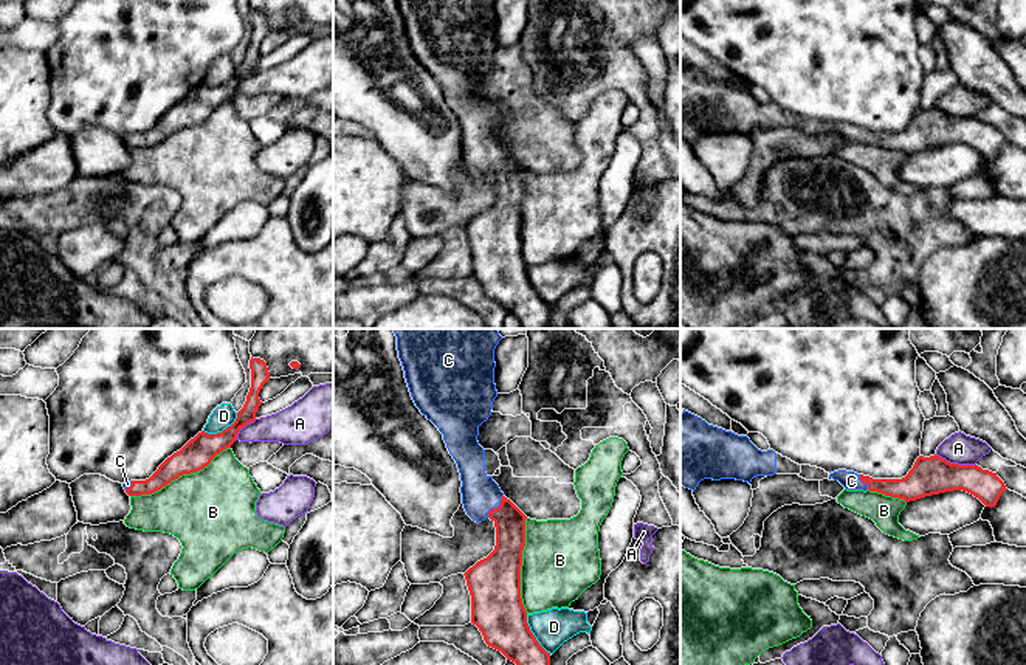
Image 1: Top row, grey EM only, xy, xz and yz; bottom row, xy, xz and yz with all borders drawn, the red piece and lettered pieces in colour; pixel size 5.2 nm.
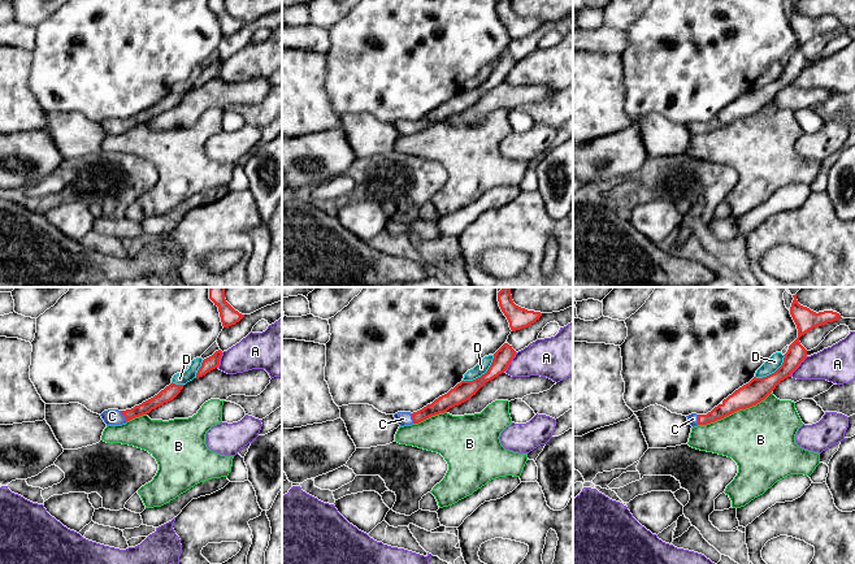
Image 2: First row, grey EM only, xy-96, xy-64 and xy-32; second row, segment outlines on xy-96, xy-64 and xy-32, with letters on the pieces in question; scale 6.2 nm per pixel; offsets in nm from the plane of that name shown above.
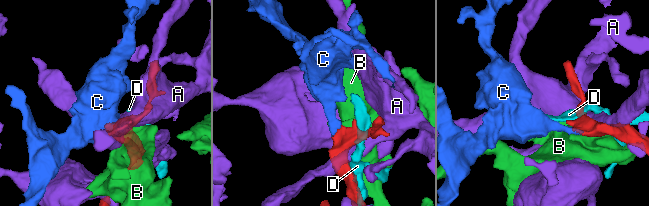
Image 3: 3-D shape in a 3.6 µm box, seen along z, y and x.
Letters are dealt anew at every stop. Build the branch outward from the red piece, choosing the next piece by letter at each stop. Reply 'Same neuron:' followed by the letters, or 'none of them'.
Same neuron: C

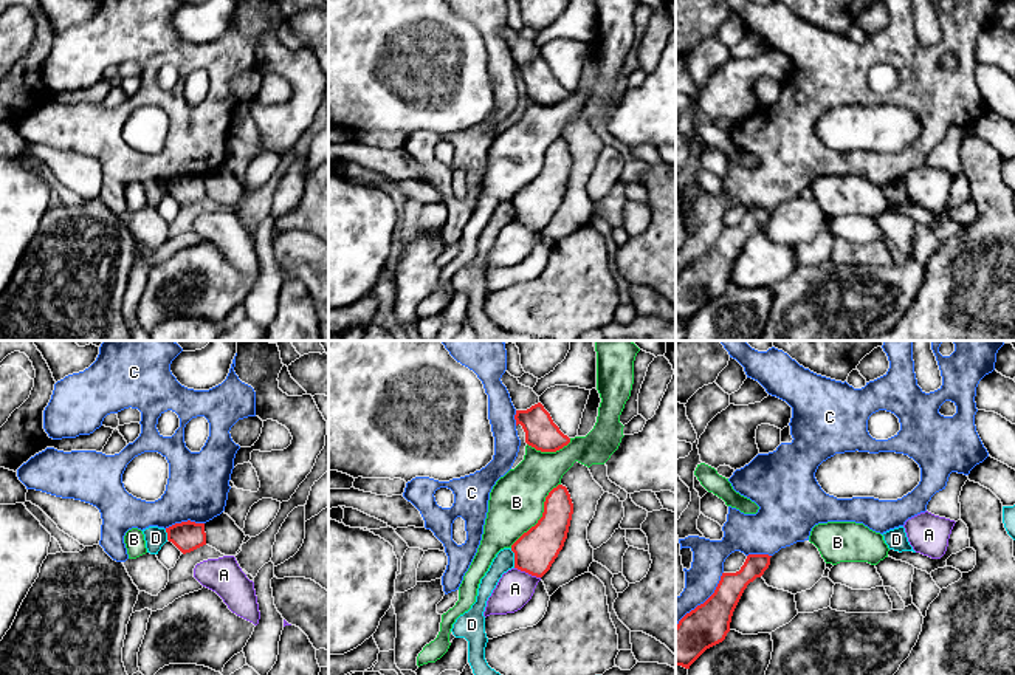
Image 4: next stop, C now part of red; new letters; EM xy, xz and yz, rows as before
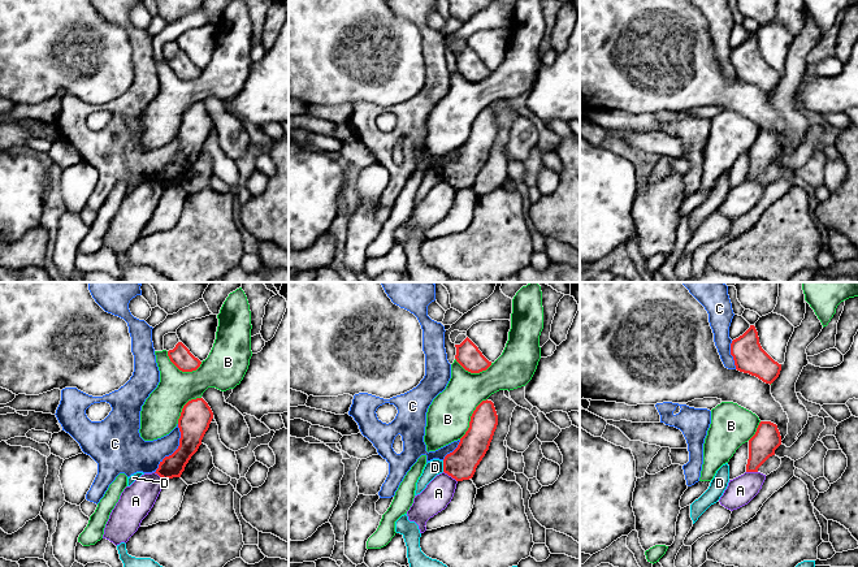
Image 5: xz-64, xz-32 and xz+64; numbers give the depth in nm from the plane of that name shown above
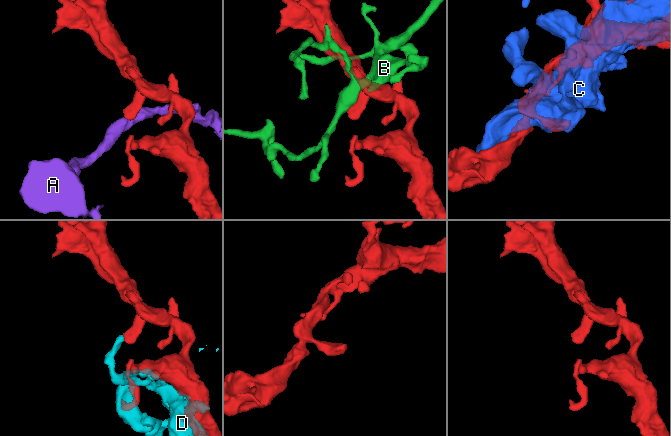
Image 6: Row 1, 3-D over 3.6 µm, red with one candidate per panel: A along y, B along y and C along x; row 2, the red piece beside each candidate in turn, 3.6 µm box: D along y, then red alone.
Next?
Same neuron: none of them

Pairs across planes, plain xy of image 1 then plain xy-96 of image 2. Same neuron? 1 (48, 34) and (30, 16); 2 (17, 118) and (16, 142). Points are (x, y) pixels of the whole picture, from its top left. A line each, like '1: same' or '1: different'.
1: different
2: different

